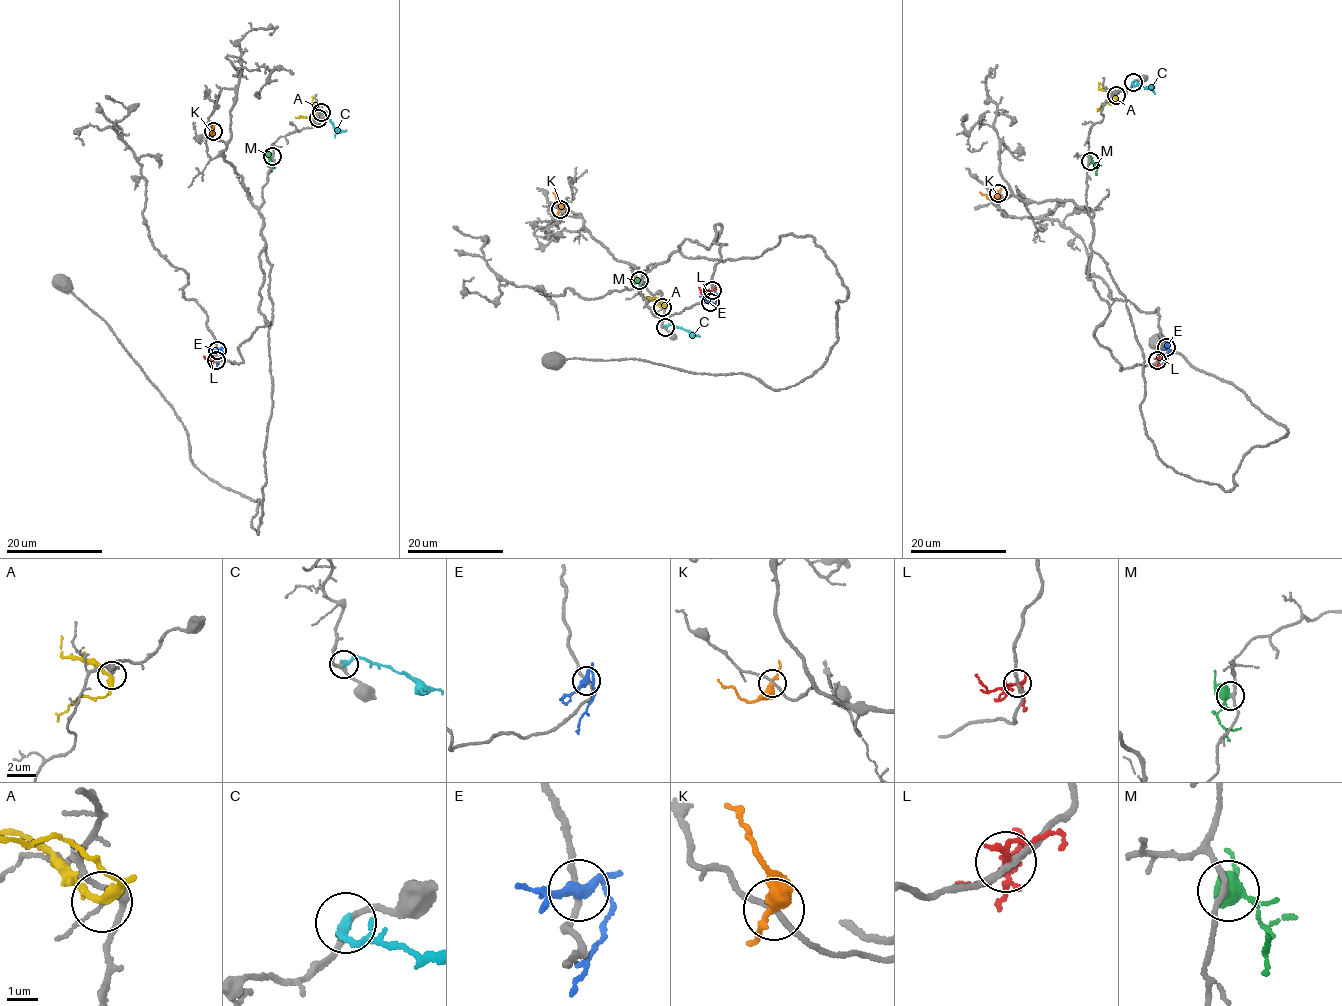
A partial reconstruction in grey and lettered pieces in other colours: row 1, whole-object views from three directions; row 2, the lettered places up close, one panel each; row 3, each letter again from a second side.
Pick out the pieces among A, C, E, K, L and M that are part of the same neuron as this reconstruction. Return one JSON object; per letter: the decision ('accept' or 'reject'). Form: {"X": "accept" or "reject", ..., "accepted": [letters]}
{"A": "reject", "C": "reject", "E": "reject", "K": "reject", "L": "reject", "M": "accept", "accepted": ["M"]}

